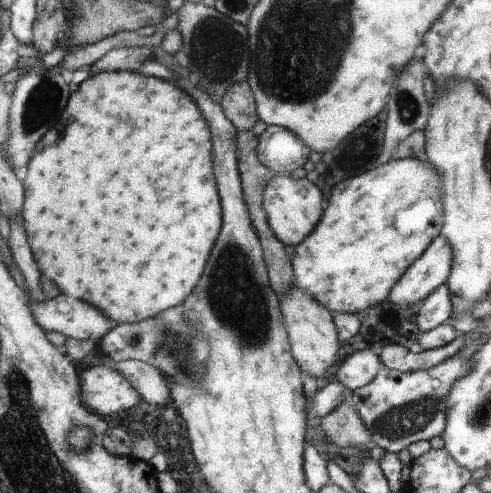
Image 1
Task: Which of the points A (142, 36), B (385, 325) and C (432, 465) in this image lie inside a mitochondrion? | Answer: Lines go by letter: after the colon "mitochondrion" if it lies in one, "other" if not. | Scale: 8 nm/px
A: other
B: mitochondrion
C: other

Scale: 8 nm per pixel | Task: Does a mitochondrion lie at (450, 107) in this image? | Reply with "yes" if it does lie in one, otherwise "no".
no

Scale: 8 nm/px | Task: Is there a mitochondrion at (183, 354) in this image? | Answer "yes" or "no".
yes

